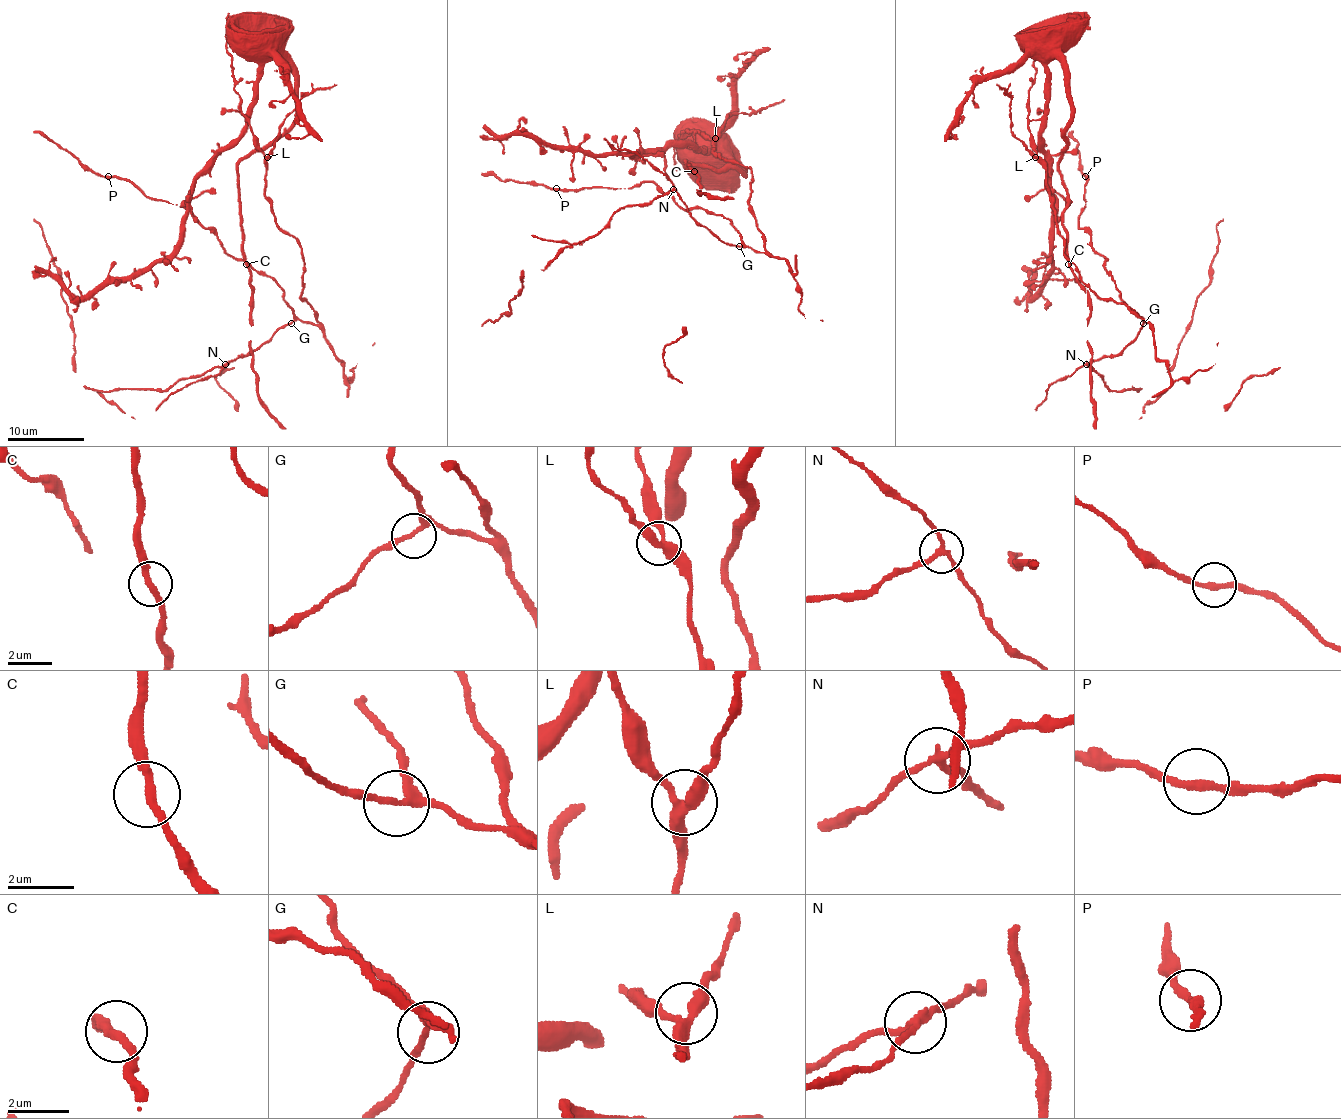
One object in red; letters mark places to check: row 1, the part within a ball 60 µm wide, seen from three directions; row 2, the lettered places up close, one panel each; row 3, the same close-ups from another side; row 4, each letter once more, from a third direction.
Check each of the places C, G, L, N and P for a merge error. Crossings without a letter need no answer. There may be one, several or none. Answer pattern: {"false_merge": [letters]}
{"false_merge": ["N"]}

